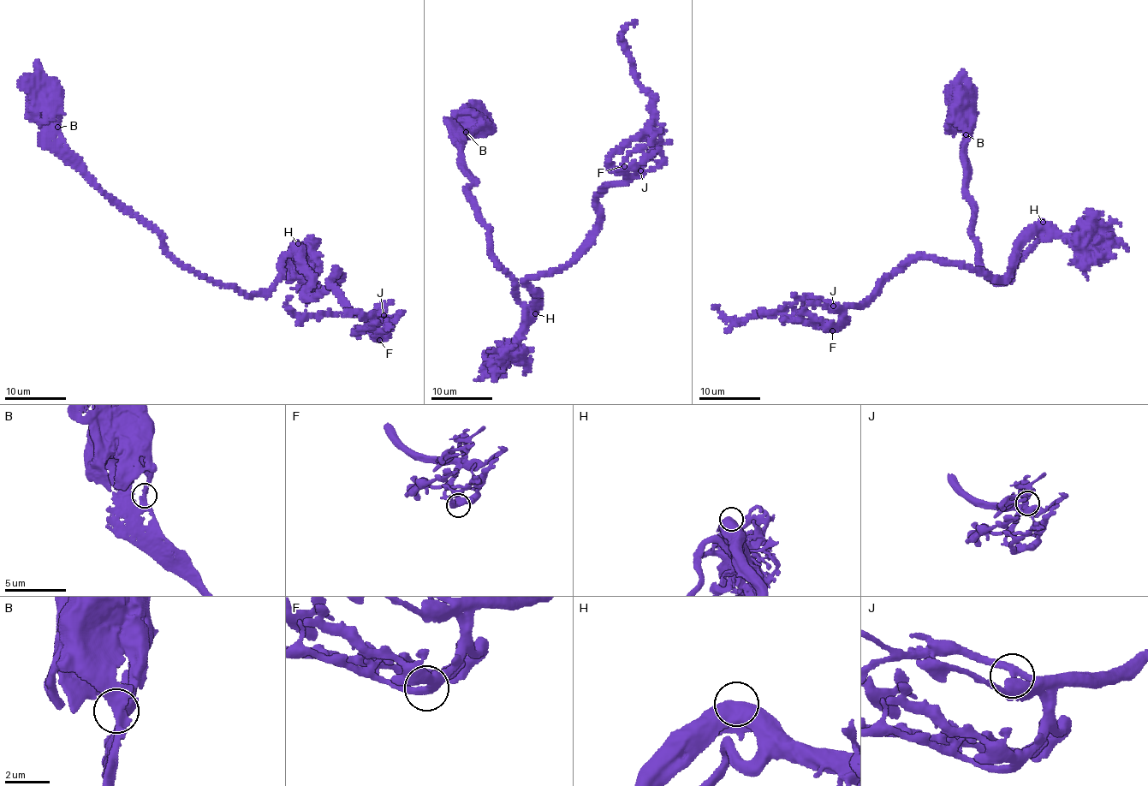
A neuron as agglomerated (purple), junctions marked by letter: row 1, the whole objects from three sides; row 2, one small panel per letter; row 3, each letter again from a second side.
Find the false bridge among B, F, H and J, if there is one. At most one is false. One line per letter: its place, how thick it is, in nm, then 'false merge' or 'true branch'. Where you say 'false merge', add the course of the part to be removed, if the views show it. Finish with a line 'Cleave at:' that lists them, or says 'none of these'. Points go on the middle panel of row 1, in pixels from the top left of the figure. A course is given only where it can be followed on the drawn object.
B: place (466, 132); calibre 340 nm; true branch
F: place (624, 166); calibre 420 nm; true branch
H: place (535, 313); calibre 800 nm; true branch
J: place (640, 170); calibre 440 nm; true branch
Cleave at: none of these

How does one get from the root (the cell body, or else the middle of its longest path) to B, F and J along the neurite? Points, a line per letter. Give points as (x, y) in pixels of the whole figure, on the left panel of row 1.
B: (43, 94), (50, 101), (50, 110), (58, 117), (56, 127)
F: (43, 94), (60, 154), (183, 264), (260, 294), (295, 250), (306, 295), (338, 271), (379, 340)
J: (43, 94), (60, 154), (183, 264), (260, 294), (295, 250), (306, 295), (336, 271), (352, 310), (383, 315)

